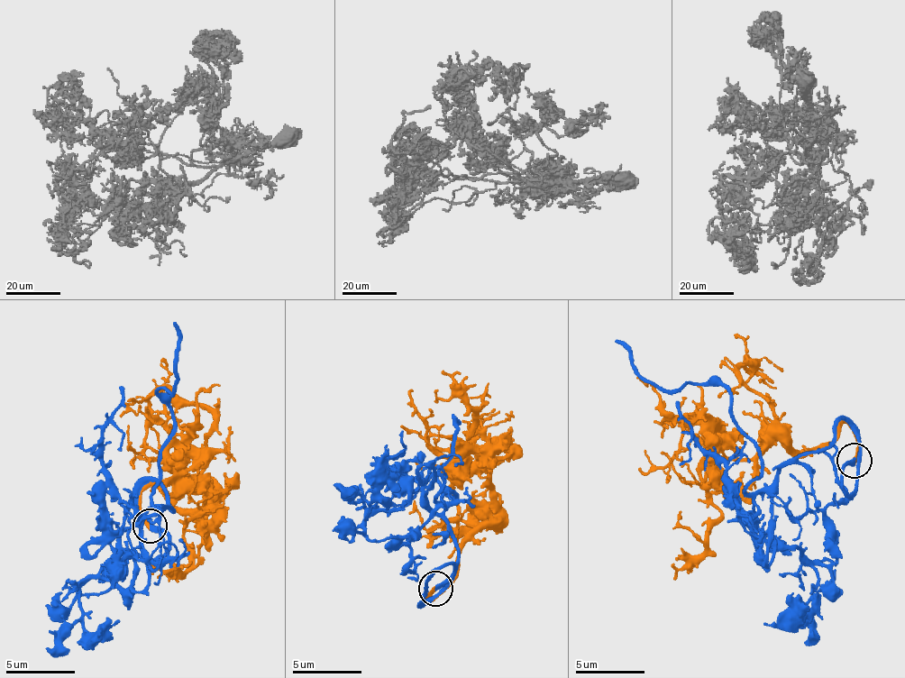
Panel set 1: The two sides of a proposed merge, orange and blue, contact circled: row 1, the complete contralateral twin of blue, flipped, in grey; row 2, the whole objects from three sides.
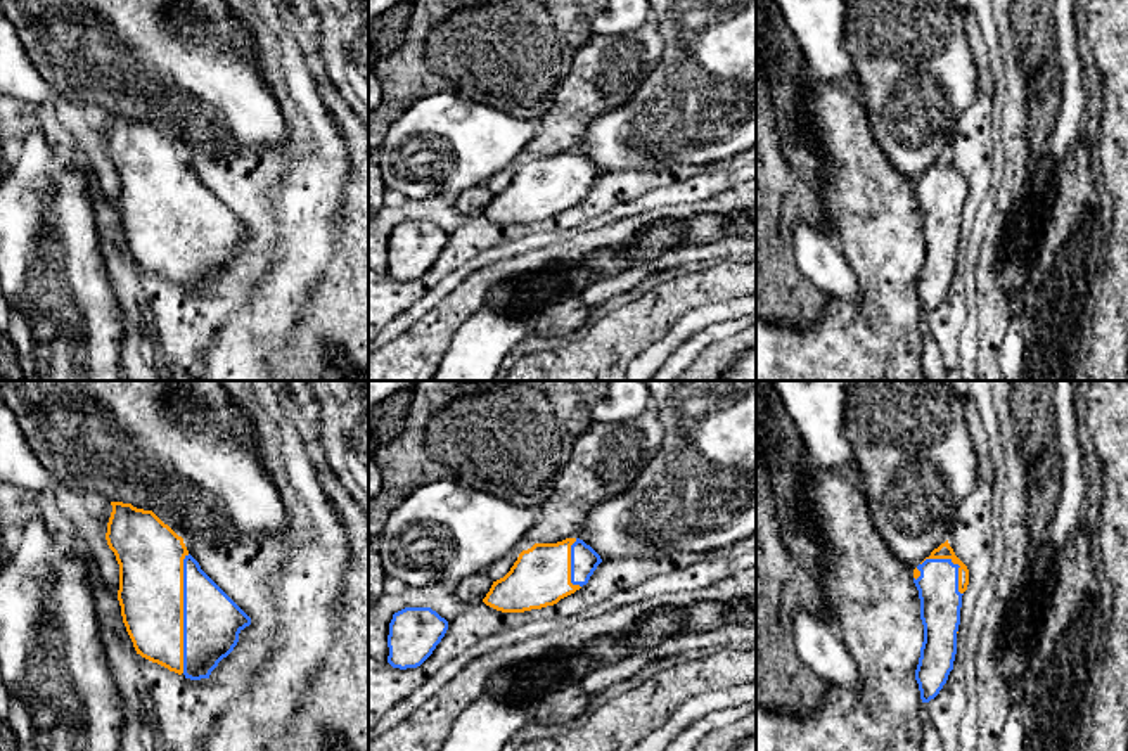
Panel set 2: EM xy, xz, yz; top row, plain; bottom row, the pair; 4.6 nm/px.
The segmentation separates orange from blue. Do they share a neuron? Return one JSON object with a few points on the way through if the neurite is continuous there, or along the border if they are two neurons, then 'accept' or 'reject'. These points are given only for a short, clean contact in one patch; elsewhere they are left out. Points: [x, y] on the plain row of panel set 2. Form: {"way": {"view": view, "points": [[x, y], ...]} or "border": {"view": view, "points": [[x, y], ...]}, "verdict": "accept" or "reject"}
{"verdict": "accept"}

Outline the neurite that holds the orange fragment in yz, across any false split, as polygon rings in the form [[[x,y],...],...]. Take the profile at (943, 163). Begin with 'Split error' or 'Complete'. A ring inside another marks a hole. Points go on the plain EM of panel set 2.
Split error. [[[946,152],[913,182],[913,196],[919,202],[924,237],[915,292],[922,315],[929,315],[939,306],[953,282],[962,208],[969,197],[969,182]]]

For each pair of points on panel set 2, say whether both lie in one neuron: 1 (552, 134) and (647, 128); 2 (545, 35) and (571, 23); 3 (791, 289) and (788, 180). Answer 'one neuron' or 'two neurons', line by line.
1: two neurons
2: one neuron
3: one neuron

